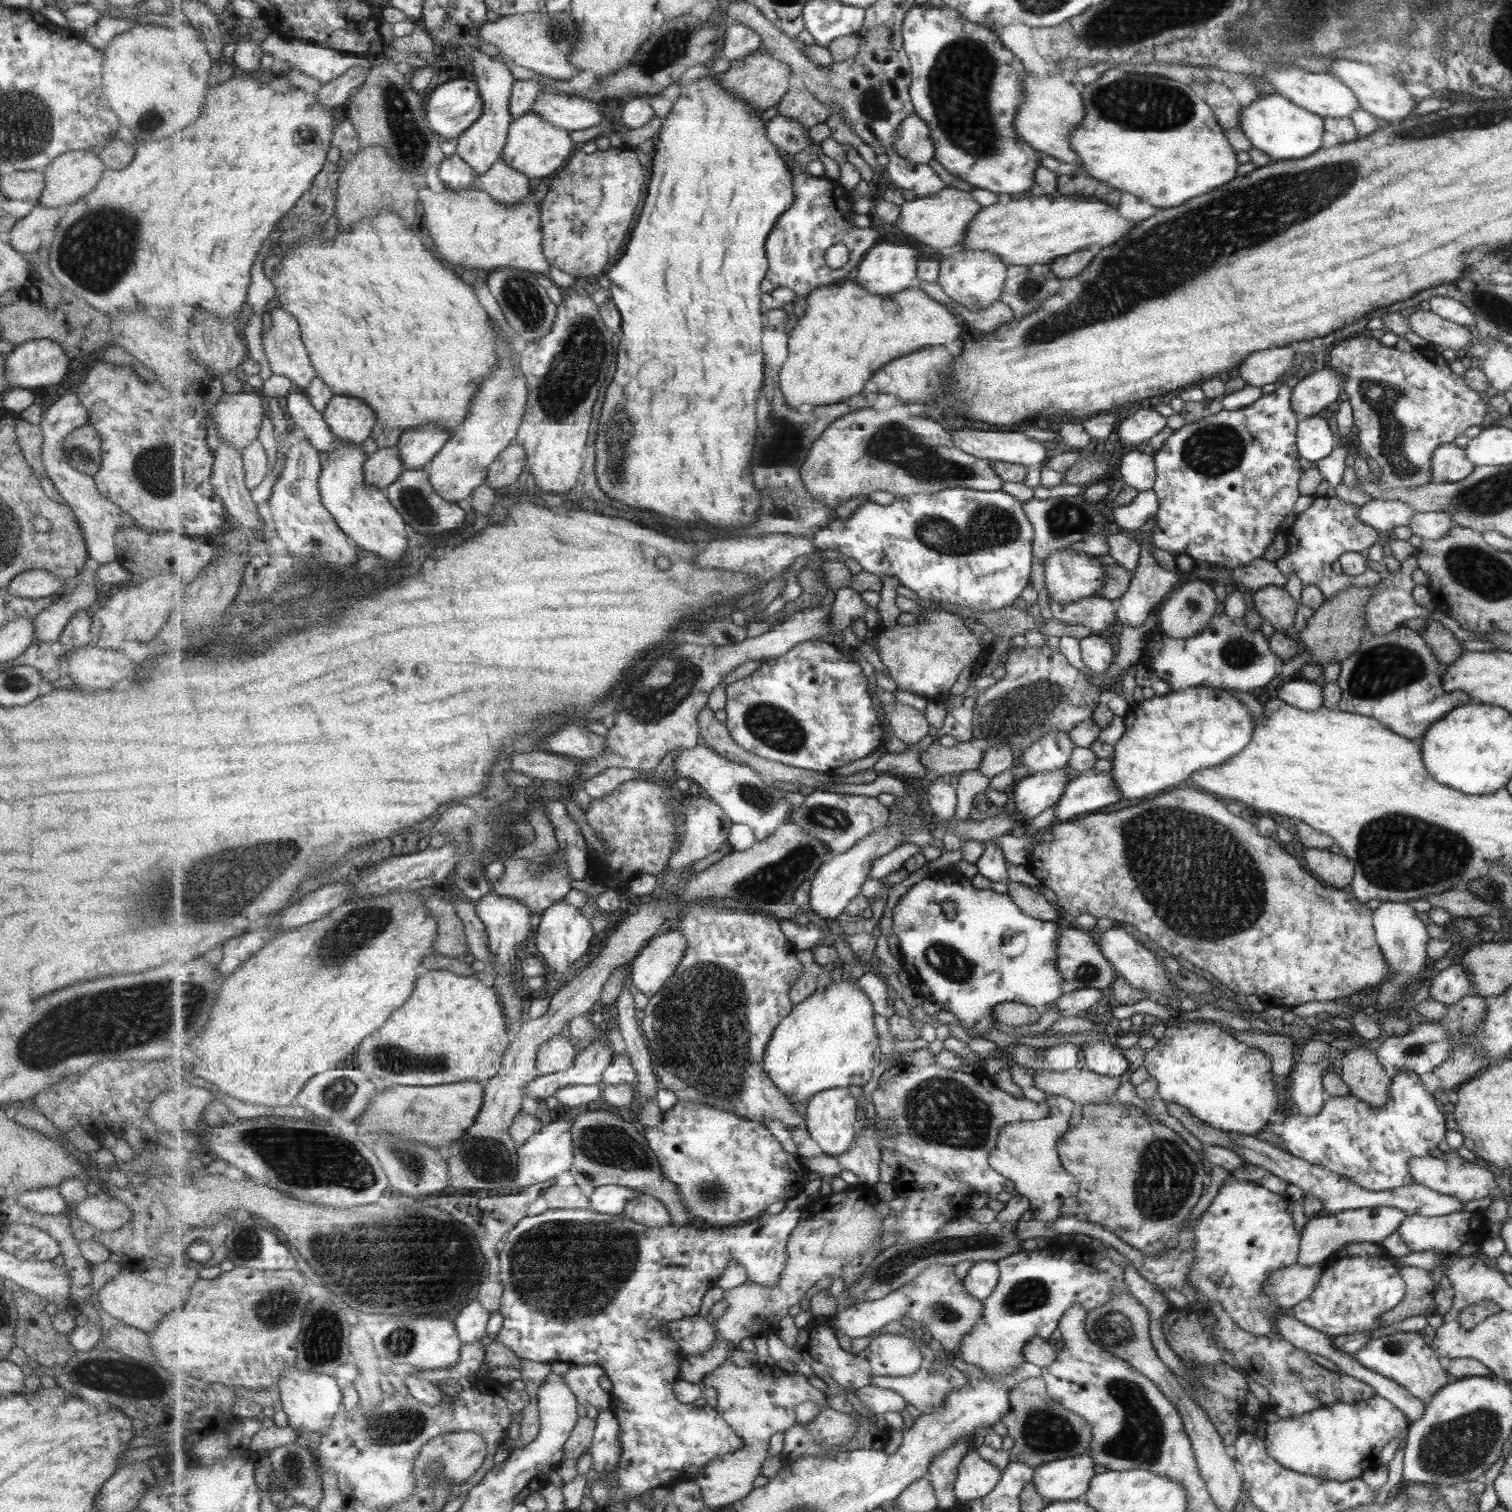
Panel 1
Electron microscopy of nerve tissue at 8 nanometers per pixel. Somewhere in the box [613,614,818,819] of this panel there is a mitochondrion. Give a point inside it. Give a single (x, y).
(663, 691)

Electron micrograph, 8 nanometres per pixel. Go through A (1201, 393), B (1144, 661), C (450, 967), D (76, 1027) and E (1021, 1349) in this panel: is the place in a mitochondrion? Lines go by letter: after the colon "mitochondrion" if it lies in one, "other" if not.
A: other
B: other
C: other
D: mitochondrion
E: other

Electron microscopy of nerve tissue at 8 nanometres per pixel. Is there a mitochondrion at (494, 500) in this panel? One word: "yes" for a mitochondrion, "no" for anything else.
no

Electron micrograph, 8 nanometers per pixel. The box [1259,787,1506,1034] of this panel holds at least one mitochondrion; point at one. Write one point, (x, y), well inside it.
(1400, 852)

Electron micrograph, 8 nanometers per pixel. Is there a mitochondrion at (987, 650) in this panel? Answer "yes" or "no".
no

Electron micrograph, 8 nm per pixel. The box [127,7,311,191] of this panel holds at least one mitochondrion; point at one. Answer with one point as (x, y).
(151, 119)

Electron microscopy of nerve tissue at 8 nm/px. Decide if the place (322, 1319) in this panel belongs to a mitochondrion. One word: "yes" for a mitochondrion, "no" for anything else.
yes

